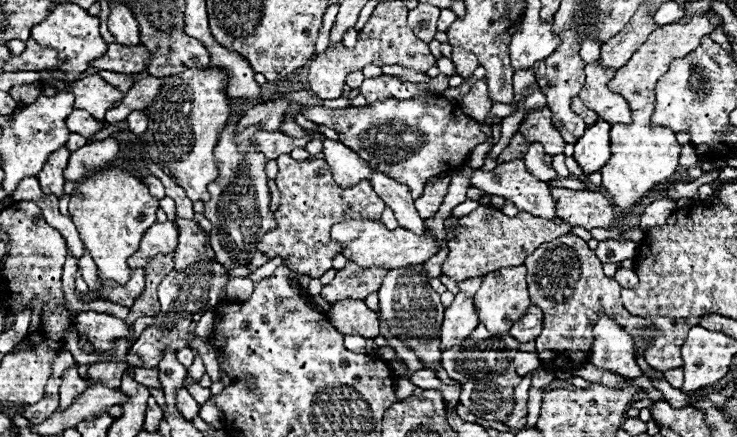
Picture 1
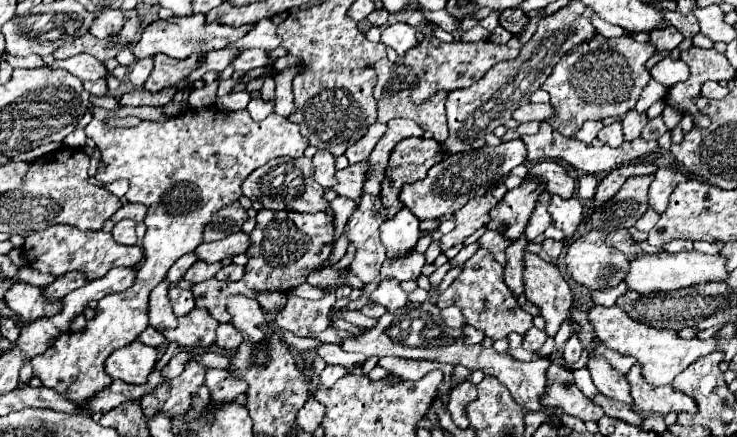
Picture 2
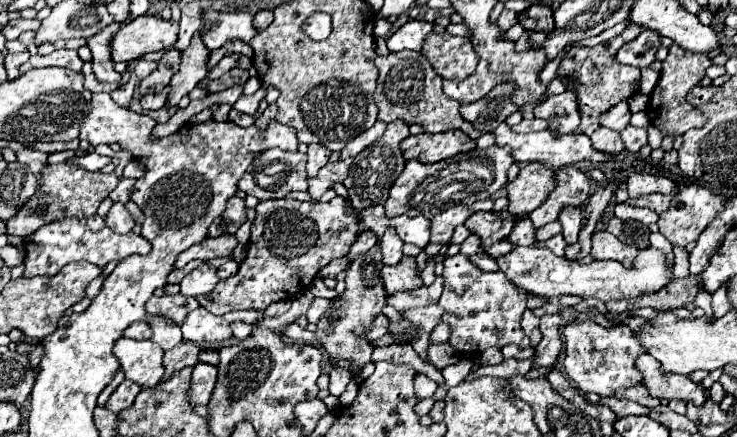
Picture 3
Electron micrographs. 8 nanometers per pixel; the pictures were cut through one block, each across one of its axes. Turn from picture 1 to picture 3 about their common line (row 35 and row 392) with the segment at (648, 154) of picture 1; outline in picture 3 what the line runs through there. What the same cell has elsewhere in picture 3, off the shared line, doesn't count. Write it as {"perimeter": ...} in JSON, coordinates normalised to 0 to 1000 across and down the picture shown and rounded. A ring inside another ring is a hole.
{"perimeter":[[[871,810],[863,824],[863,842],[874,860],[874,883],[890,911],[904,911],[904,915],[920,911],[920,915],[931,915],[931,920],[936,915],[942,924],[958,920],[961,892],[953,879],[939,874],[934,860],[920,860],[920,856],[904,860],[904,851],[898,851],[893,824],[887,824],[887,815],[882,815],[882,810]]]}

